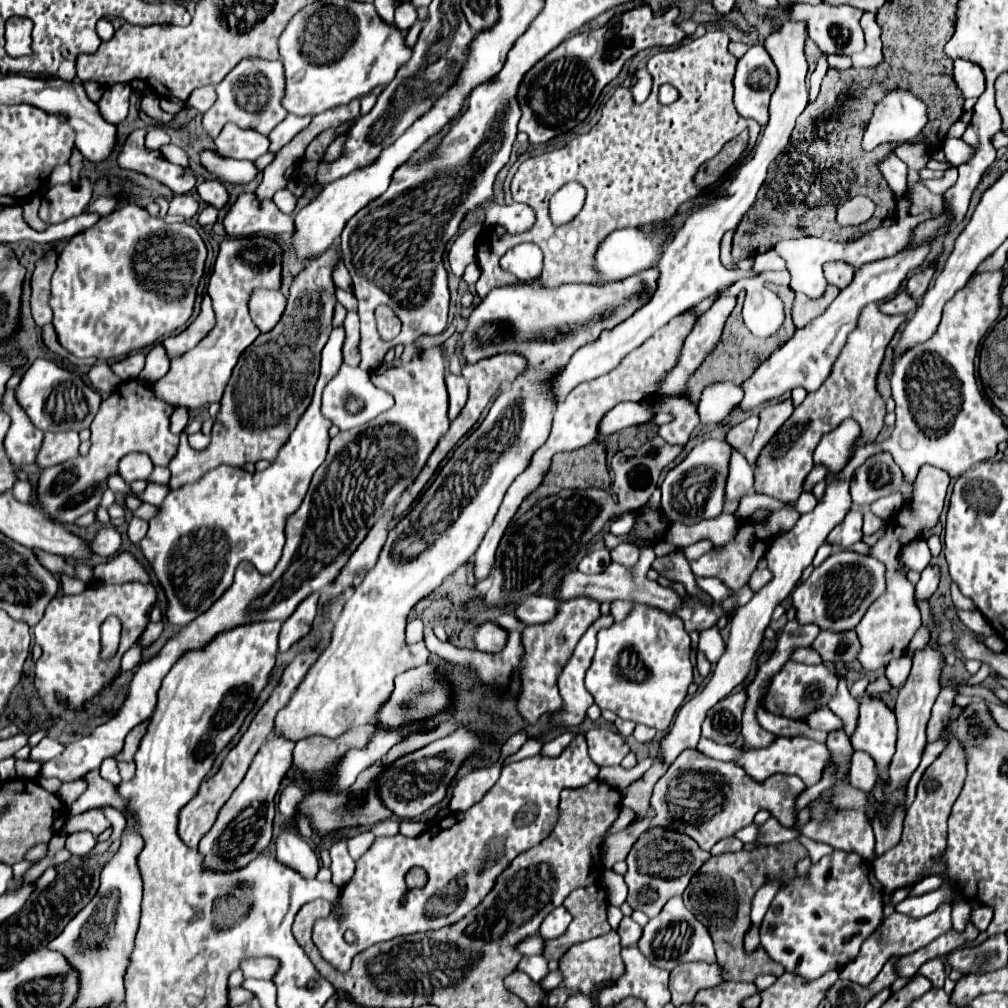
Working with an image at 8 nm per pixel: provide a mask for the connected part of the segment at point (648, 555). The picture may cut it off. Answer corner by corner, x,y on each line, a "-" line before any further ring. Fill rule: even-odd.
651,548
641,550
641,556
637,560
637,564
633,568
625,568
621,564
609,564
605,568
605,572
601,574
593,574
593,576
585,576
579,570
569,570
561,576
561,584
555,590
555,598
557,600
569,600
569,598
577,598
577,596
589,596
589,598
599,598
599,602
613,602
613,600
629,600
629,602
637,602
637,604
645,604
649,608
657,608
663,612
673,612
677,606
681,606
681,596
675,594
671,588
659,586
657,582
647,580
645,574
641,574
641,568
649,568
649,564
655,560
655,552

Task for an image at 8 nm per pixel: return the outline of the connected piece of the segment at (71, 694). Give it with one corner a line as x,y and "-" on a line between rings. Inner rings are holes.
95,582
79,596
53,598
43,620
33,630
35,642
43,648
43,654
37,660
35,686
49,714
73,720
81,712
83,702
99,694
115,678
121,656
147,628
147,610
155,600
157,590
153,584
141,582
127,582
121,586
-
107,616
117,616
121,620
121,642
117,654
107,664
99,664
99,626

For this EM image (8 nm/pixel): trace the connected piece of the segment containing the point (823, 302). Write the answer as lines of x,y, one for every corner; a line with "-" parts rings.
829,286
829,290
825,292
823,298
819,300
810,300
804,294
795,292
793,300
793,308
791,308
791,316
793,316
793,324
795,326
805,326
807,322
811,322
813,318
821,316
825,308
829,308
829,304
837,298
839,288
837,286

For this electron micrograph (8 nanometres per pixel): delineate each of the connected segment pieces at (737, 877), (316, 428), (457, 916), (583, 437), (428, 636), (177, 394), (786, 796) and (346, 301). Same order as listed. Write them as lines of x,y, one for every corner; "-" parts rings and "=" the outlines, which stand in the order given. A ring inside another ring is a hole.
791,840
785,844
775,846
757,846
751,852
741,850
733,854
719,854
711,856
699,872
693,876
689,888
683,892
685,906
699,918
701,924
707,926
717,952
717,964
721,968
723,980
735,980
735,982
753,982
759,974
773,974
781,976
785,970
781,966
773,964
769,956
765,956
763,950
755,950
753,954
747,954
743,950
743,936
747,934
751,920
749,920
749,908
753,894
767,882
767,878
775,878
777,870
779,876
785,878
785,884
797,876
795,864
797,860
805,858
807,850
799,840
=
333,328
329,342
323,348
321,374
313,400
269,468
263,472
245,472
241,468
217,466
197,482
171,490
161,512
149,520
147,536
139,546
165,592
167,622
185,626
195,616
207,612
233,584
233,574
239,562
247,560
261,572
269,572
281,558
285,522
299,508
313,472
323,464
327,454
331,422
321,414
321,392
329,378
337,374
337,366
343,364
343,342
343,328
=
579,732
572,743
557,758
525,758
521,762
513,762
503,768
497,784
485,794
485,798
469,808
467,812
453,812
443,820
437,820
423,834
415,838
405,838
401,834
391,838
375,838
371,848
355,862
355,874
351,880
339,890
337,900
331,904
331,914
327,918
319,918
313,924
313,944
321,952
321,958
331,964
337,972
347,972
351,968
351,960
363,952
365,948
387,942
397,936
439,930
443,926
451,926
467,916
479,902
491,892
499,874
511,864
511,860
543,842
553,826
559,820
559,792
563,788
581,788
593,782
599,774
599,766
591,762
587,754
585,736
-
411,868
423,868
427,872
427,884
423,888
407,890
405,874
-
351,930
357,934
357,944
349,946
343,940
343,934
=
687,310
679,316
675,316
669,324
665,324
661,330
655,332
655,336
647,338
639,348
635,348
633,352
629,352
629,356
625,356
621,360
621,364
611,370
609,374
603,374
601,378
595,378
595,380
589,380
589,382
583,382
579,386
575,386
569,396
557,404
557,410
555,410
555,418
553,418
553,428
551,428
551,436
549,440
535,452
531,464
525,468
525,472
515,478
515,482
511,484
511,488
507,490
505,498
503,498
503,504
493,520
493,526
487,530
479,550
477,550
477,558
475,558
475,572
477,572
477,578
485,578
491,570
493,570
493,558
495,558
495,550
499,546
499,540
503,538
511,518
515,516
515,512
519,510
521,502
531,494
535,492
545,474
549,472
551,468
551,458
555,452
565,452
565,450
573,450
573,448
583,448
591,442
597,442
599,436
599,424
603,420
603,416
619,402
637,402
637,400
653,400
657,396
657,390
659,390
659,384
661,380
671,372
671,368
677,364
677,358
681,354
681,346
683,346
683,340
689,336
689,332
693,330
697,318
701,314
693,312
693,310
=
425,627
423,636
428,650
441,656
445,662
463,664
471,668
485,684
503,688
509,684
511,672
517,668
517,662
521,658
521,634
515,630
507,632
507,644
501,652
495,654
479,654
475,650
457,650
449,642
442,642
432,629
=
265,236
225,238
219,244
217,262
207,286
209,296
213,298
217,326
193,350
171,360
171,370
165,374
165,378
161,378
161,382
155,382
159,398
165,398
165,402
169,402
171,406
185,406
185,408
201,408
205,404
221,400
231,370
235,368
239,356
261,334
253,326
247,312
249,296
257,288
279,290
281,264
283,264
283,248
275,238
=
697,750
681,752
677,760
671,764
669,772
663,776
661,786
665,788
665,792
657,788
655,796
651,796
651,806
655,810
651,826
681,830
689,834
703,850
711,850
711,846
717,844
721,838
733,836
737,830
749,826
759,810
767,810
773,818
781,822
781,826
795,828
797,826
795,800
805,790
805,784
797,776
773,776
769,782
757,784
749,780
741,768
705,758
703,754
697,754
-
685,772
697,774
699,784
695,786
691,782
689,790
679,790
679,786
683,784
681,776
=
336,288
335,295
338,302
341,302
341,304
343,304
343,306
345,306
347,310
357,311
358,302
352,294
352,288
351,292
347,292
347,290

